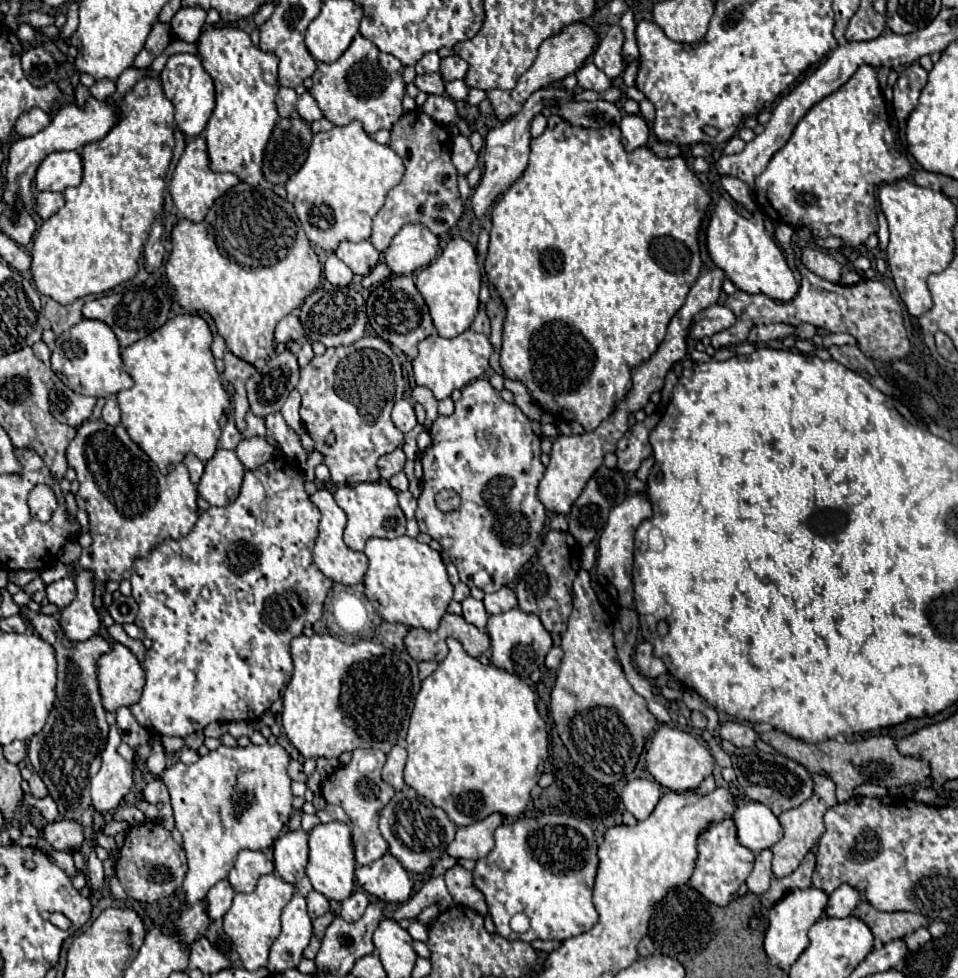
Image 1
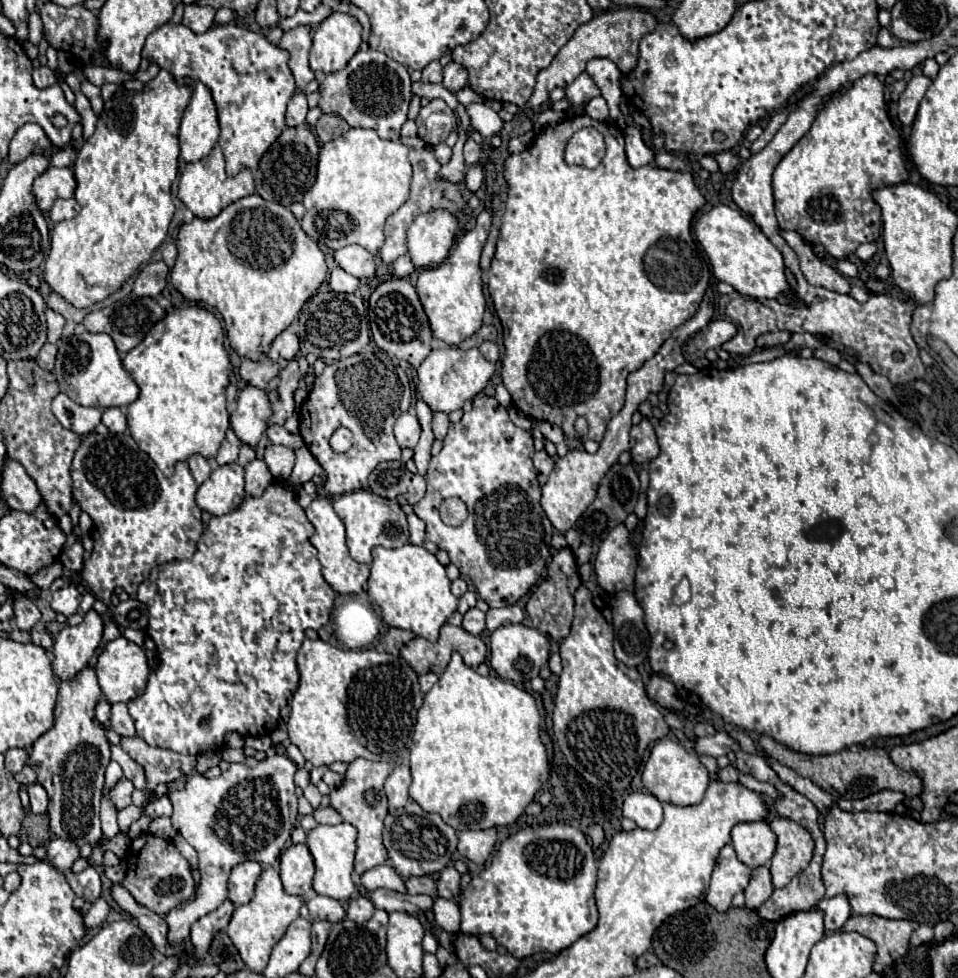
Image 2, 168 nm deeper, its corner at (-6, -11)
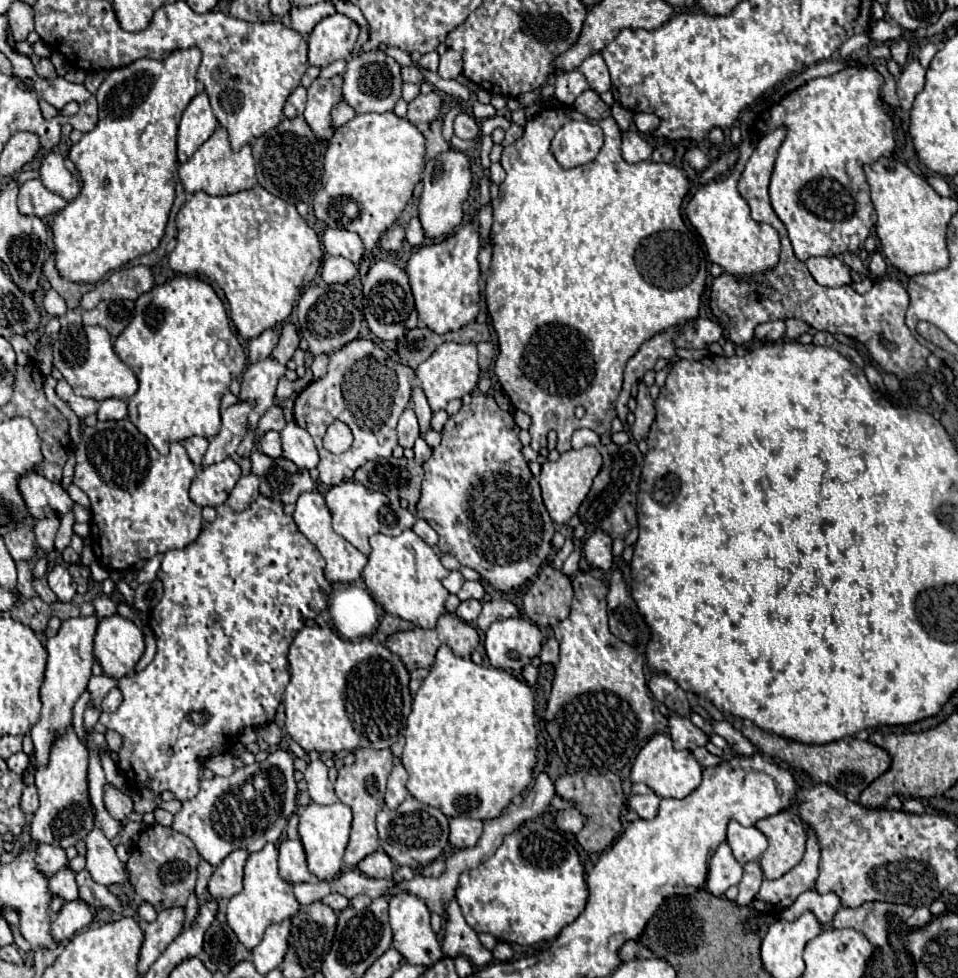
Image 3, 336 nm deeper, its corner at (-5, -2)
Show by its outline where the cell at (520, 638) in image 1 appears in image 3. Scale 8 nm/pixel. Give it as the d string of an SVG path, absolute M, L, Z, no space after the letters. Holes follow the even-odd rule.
M527 618L499 620L485 634L485 654L489 664L515 674L531 664L541 652L541 646L543 634Z

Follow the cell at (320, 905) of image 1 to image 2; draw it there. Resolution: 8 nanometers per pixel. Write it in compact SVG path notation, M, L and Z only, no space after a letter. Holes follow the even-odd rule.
M316 895L314 899L310 899L308 903L308 909L310 909L310 917L312 921L330 921L330 923L338 923L346 917L346 911L342 907L340 901L332 899L332 897L322 897L322 895Z

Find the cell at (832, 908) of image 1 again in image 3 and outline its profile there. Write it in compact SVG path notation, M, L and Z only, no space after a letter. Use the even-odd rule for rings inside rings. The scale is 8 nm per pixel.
M807 890L789 908L785 908L781 912L779 920L793 922L793 920L797 920L797 916L801 916L805 910L809 910L817 916L817 920L821 924L829 924L839 908L841 908L841 900L839 900L837 894L833 894L833 892L819 894L815 890Z

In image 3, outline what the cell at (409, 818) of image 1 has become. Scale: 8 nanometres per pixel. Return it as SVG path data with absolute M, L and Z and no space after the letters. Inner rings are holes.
M407 796L397 810L383 808L377 814L377 830L379 830L379 844L389 854L389 858L397 866L409 866L411 870L419 872L433 860L437 860L449 842L449 818L431 806L421 804L413 796Z

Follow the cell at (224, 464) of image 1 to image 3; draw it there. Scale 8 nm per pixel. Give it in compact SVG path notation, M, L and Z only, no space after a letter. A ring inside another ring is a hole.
M233 458L211 464L201 470L191 482L189 496L197 506L221 506L225 504L229 492L241 478L241 470Z

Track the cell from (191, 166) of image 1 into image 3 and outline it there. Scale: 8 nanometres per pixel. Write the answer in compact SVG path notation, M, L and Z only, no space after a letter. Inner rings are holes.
M217 128L211 138L187 160L185 164L179 166L179 178L181 184L185 186L185 192L207 192L211 196L225 196L225 194L235 194L241 190L249 190L257 186L257 176L255 176L255 160L251 156L251 146L245 144L239 152L231 150L229 136L225 128Z

